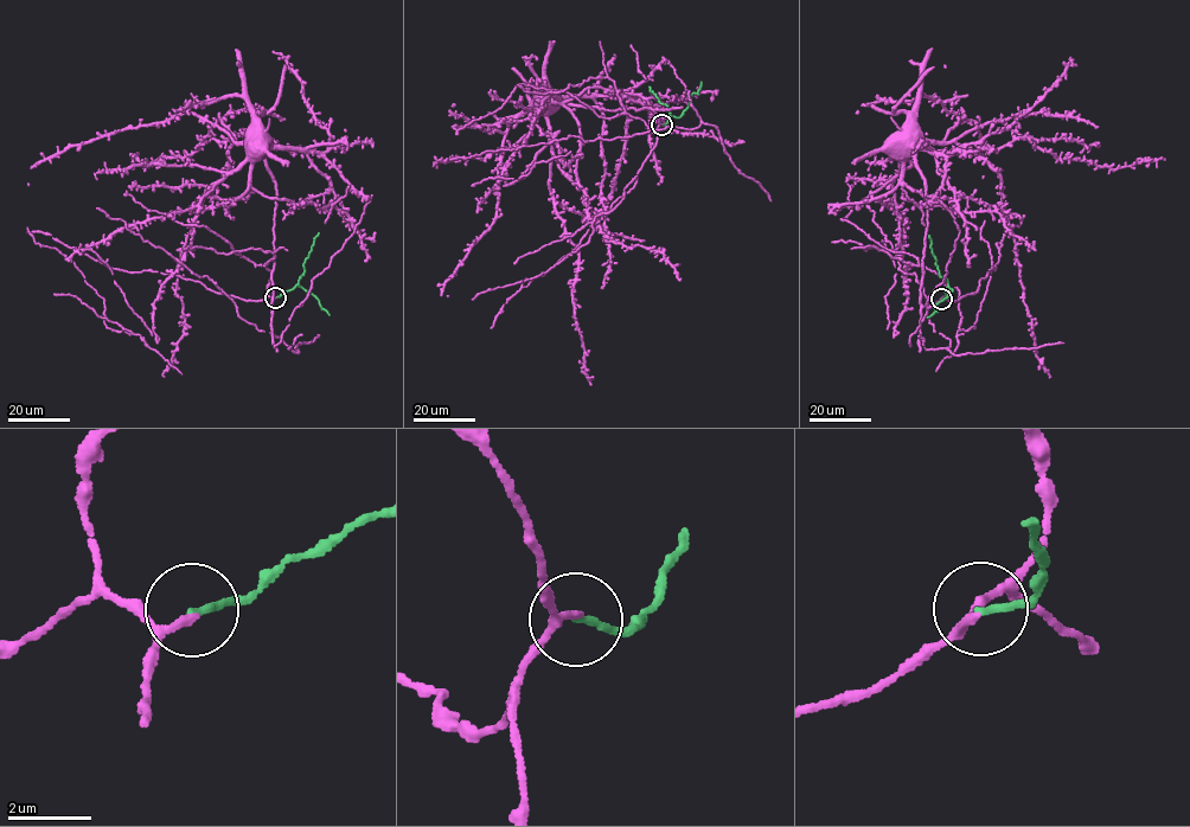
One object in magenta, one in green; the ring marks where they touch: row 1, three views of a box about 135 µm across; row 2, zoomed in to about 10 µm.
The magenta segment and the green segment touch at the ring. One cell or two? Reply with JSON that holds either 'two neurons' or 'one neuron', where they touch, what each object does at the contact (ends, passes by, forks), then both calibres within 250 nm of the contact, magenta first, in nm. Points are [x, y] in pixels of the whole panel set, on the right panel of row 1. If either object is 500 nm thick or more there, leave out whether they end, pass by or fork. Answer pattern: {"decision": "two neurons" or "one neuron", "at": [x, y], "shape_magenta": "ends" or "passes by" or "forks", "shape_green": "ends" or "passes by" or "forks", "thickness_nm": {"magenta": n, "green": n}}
{"decision": "one neuron", "at": [941, 299], "shape_magenta": "passes by", "shape_green": "ends", "thickness_nm": {"magenta": 120, "green": 140}}

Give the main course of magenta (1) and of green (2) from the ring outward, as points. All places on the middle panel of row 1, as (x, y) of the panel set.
1: (661, 123), (651, 109), (613, 110), (565, 104), (545, 84), (539, 88)
2: (660, 123), (666, 124), (672, 115), (650, 87)

